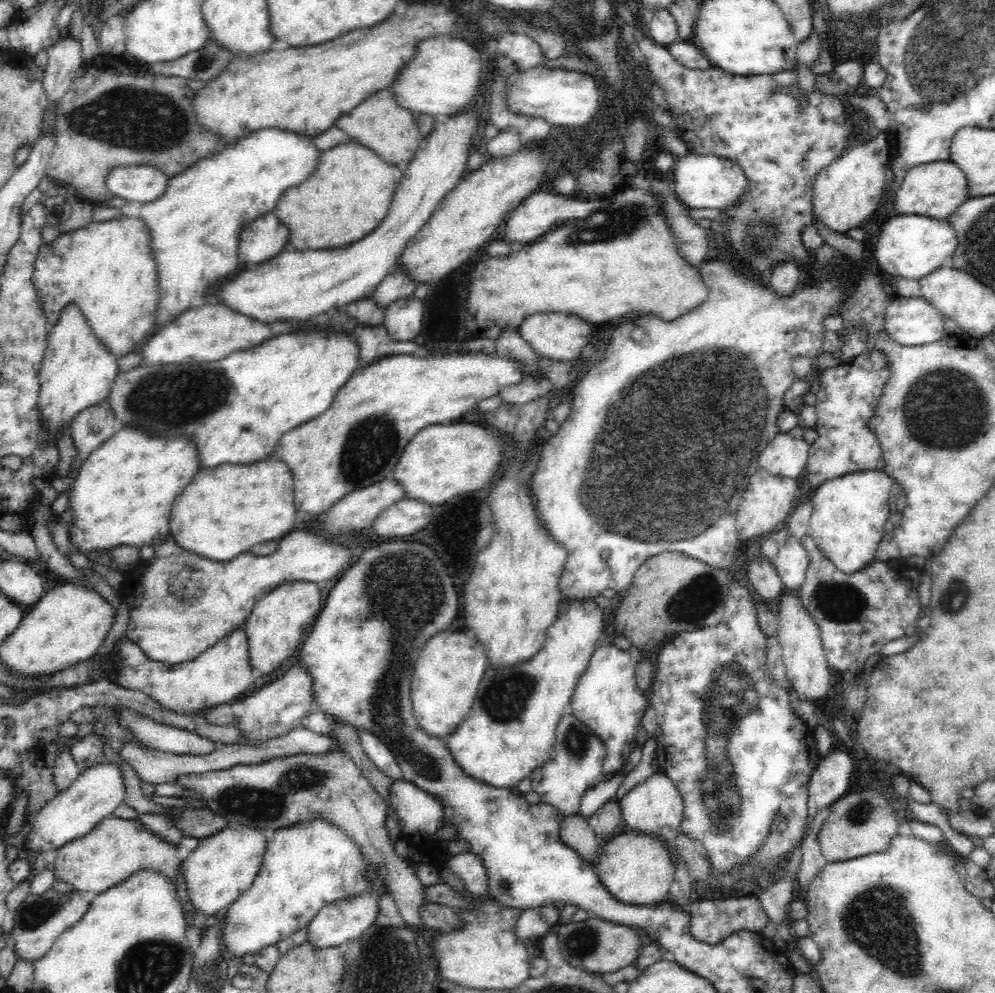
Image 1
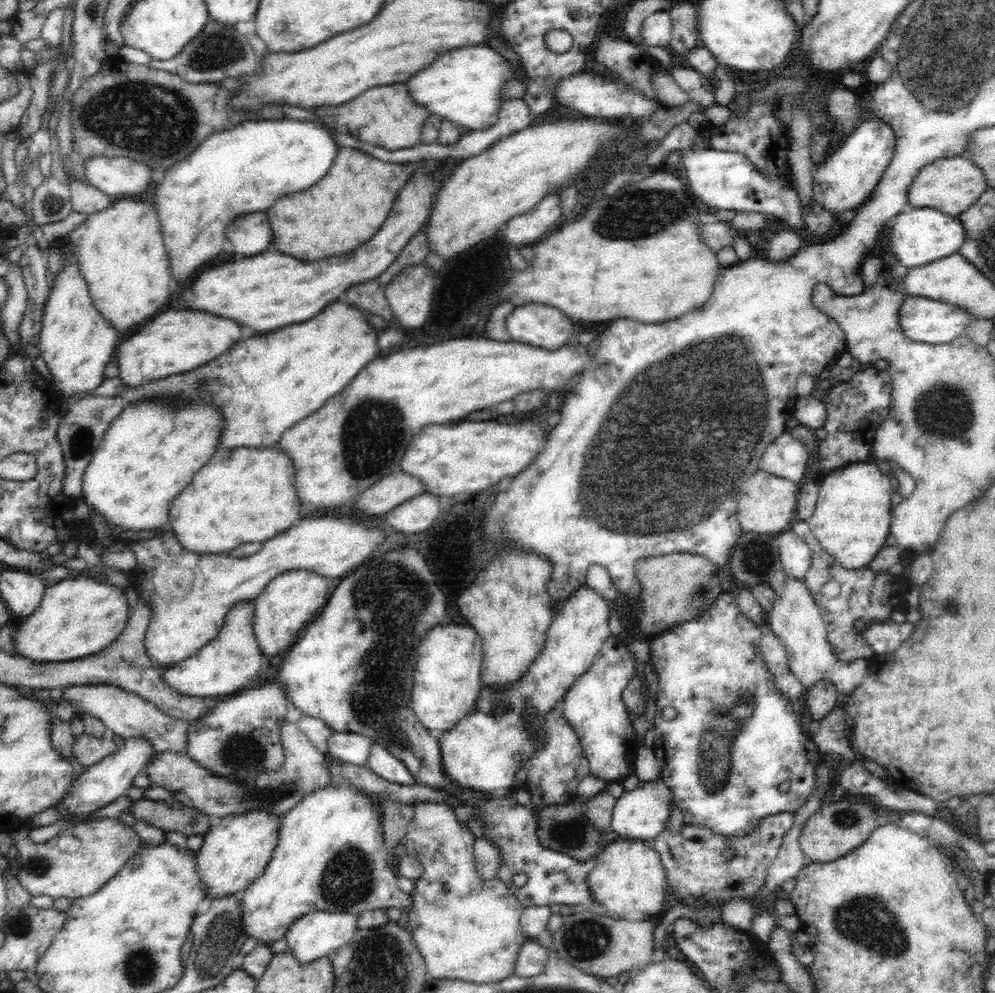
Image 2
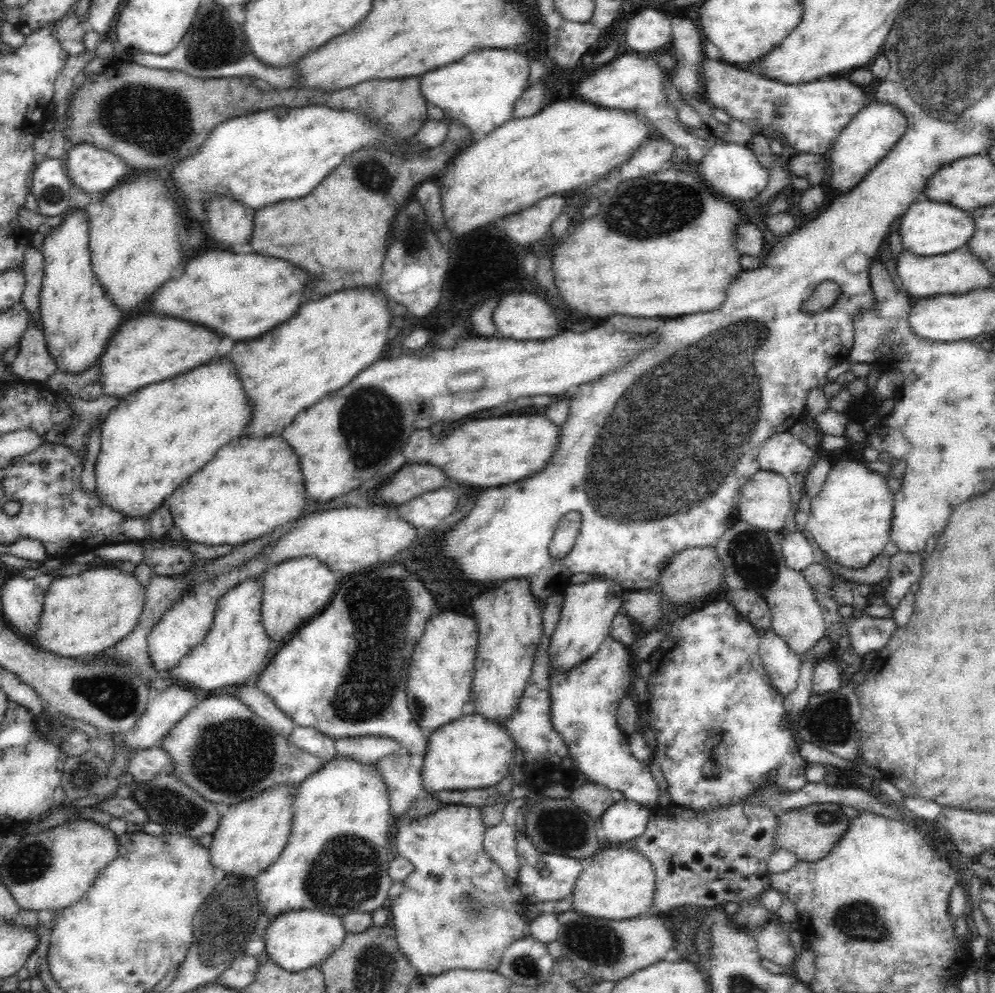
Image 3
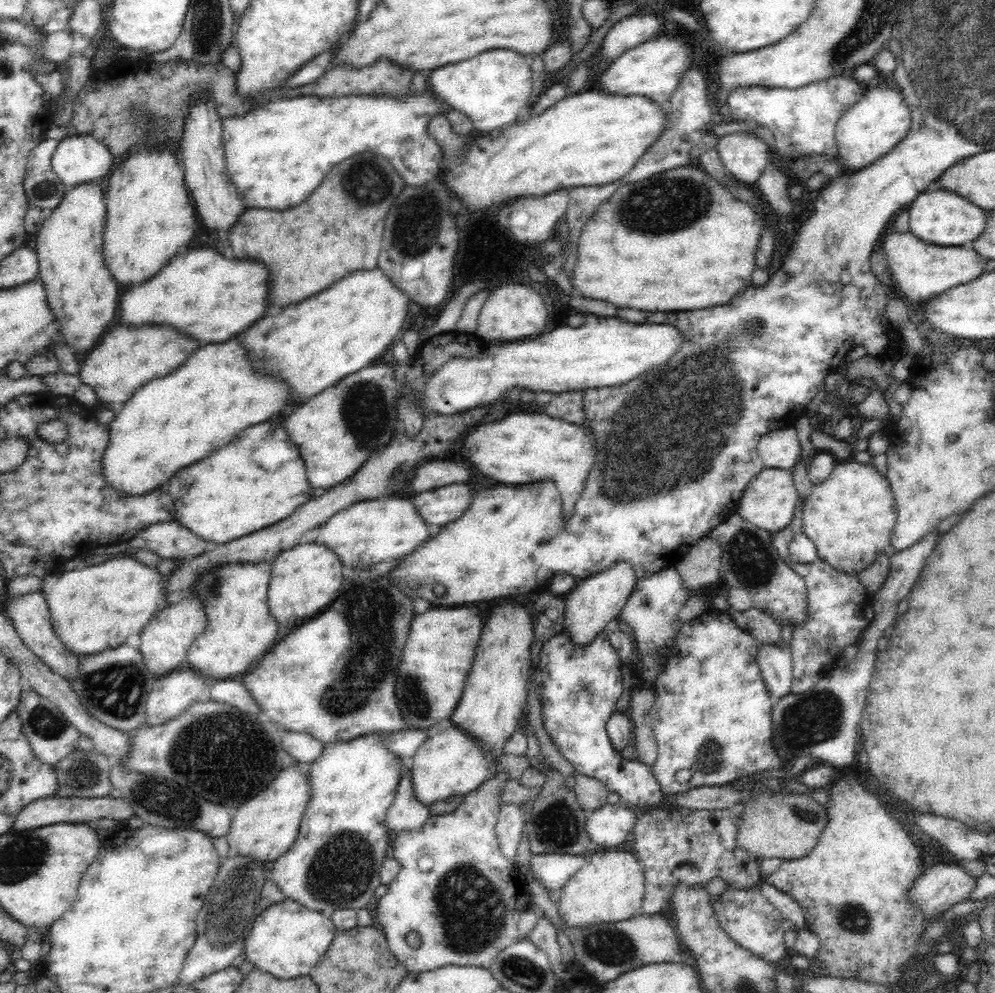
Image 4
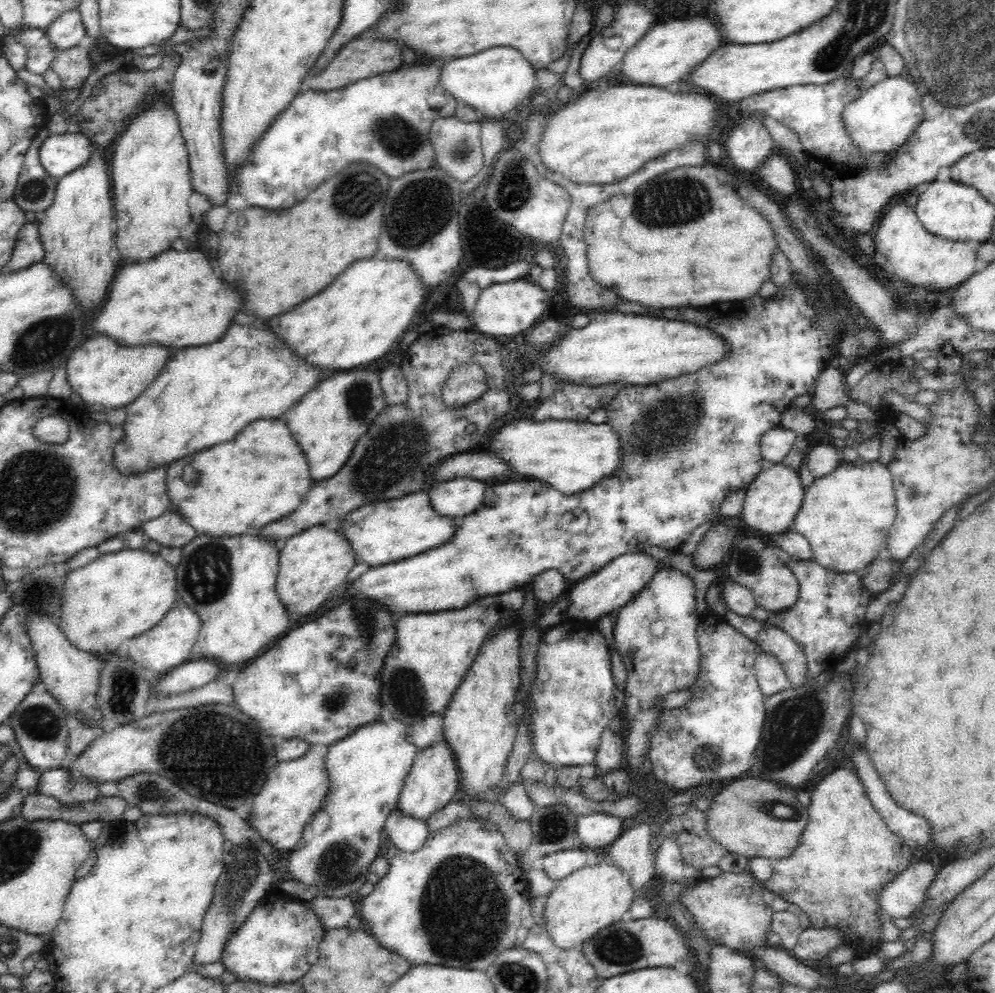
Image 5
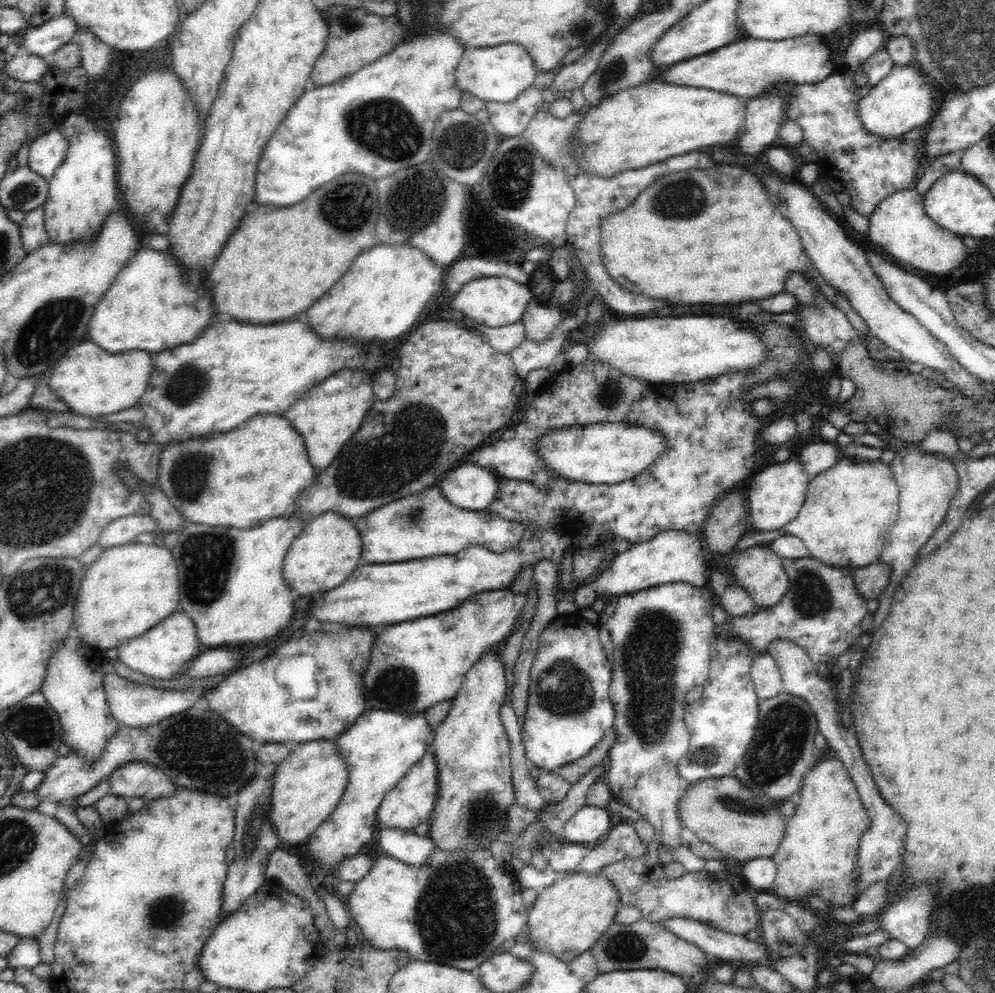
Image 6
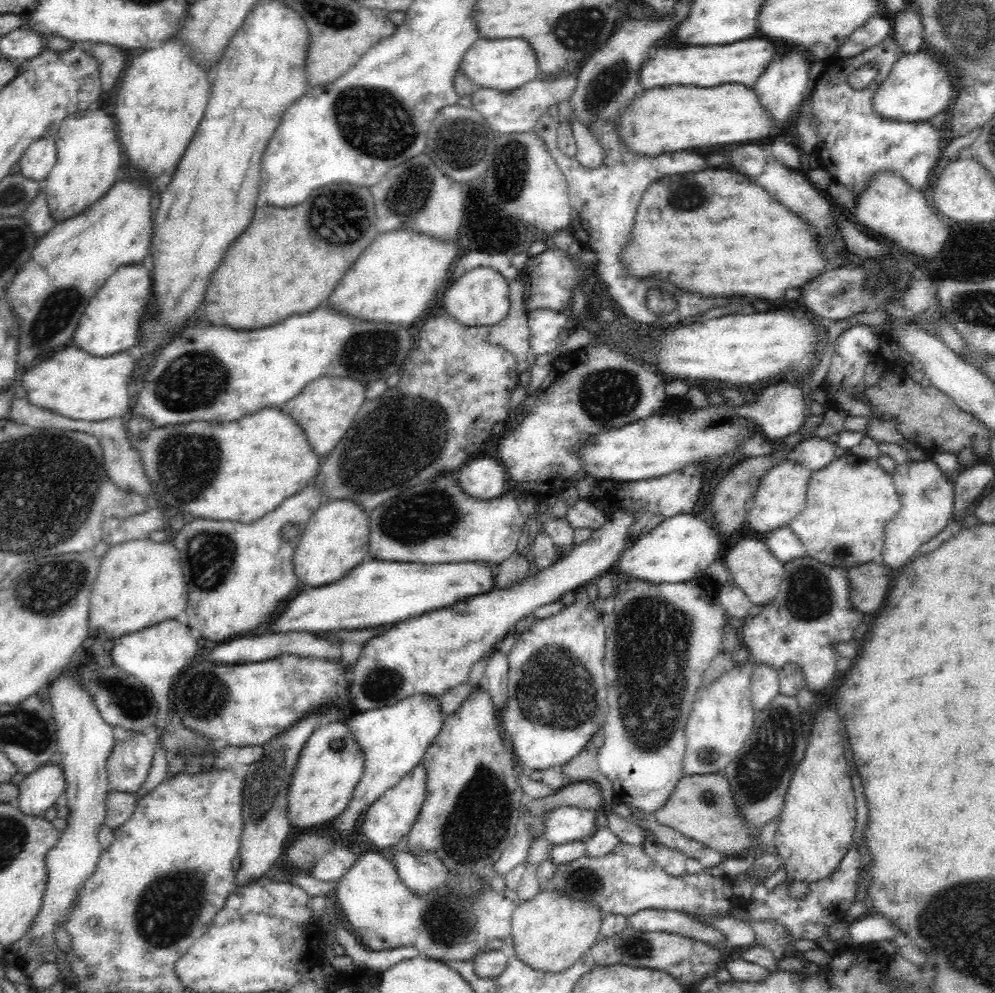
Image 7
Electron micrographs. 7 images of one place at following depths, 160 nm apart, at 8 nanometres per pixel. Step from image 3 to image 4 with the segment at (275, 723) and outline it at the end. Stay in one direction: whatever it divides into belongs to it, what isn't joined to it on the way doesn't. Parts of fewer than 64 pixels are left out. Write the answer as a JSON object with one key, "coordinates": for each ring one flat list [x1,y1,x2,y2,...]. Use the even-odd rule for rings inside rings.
{"coordinates":[[216,680,208,685,204,700,220,702,238,708,241,712,248,714,260,714,262,712,257,703,251,698,248,690,234,680]]}

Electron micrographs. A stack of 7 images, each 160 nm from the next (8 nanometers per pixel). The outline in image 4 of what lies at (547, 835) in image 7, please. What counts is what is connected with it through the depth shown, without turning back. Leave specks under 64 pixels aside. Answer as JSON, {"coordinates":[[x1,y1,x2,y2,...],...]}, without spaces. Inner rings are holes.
{"coordinates":[[607,803,587,813,584,827,598,848,614,848,631,838,636,816,635,812,621,803,614,806]]}

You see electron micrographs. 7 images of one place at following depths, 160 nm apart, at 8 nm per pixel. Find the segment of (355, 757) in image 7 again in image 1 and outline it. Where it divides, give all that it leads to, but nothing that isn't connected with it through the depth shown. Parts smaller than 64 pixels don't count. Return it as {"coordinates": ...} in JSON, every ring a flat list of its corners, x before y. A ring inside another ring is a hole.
{"coordinates":[[224,826,222,830,199,839,197,848,181,864,192,906,209,917,223,913,250,888,261,869,267,847,262,829,255,826]]}

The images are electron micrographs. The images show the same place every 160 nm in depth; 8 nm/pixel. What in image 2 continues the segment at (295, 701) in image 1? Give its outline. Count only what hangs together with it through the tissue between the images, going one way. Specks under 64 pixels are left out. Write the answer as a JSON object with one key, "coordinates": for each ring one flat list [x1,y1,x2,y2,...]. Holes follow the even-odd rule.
{"coordinates":[[273,682,264,688,246,690,238,696,219,698,210,713,189,722,185,754,216,777,238,783,256,778,260,773,277,771,281,769,286,753,278,728,290,704,287,691]]}

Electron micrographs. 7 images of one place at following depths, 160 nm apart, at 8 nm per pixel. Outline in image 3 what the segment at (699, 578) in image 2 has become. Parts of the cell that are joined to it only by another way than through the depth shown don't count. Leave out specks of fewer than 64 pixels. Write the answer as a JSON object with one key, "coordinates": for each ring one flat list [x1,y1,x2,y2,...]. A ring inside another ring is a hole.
{"coordinates":[[714,546,692,547,675,554,661,570,657,582,661,586,663,600,680,605,714,592,722,584,722,576,723,566]]}

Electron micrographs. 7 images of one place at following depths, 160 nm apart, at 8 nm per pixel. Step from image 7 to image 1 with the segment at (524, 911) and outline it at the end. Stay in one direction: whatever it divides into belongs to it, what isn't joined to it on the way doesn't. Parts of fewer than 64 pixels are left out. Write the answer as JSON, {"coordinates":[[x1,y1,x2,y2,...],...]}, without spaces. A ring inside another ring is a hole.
{"coordinates":[[634,831,616,835,602,844,596,861,598,878,620,903,648,906,667,901,674,880,675,861,662,839]]}

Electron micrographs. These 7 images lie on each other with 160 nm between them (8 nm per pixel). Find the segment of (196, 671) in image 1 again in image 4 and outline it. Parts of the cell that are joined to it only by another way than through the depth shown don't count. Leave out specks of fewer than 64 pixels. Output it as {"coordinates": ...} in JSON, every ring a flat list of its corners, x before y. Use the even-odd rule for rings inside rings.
{"coordinates":[[267,561,222,562,214,568,198,574,198,578,192,582,188,593,193,592,198,599,202,599,202,608,207,616,207,627,188,649,185,660,187,668,198,671,208,680,230,678,230,674,236,676,236,674,242,674,248,668,256,666,264,658,264,654,270,652,270,648,276,642,276,634,278,634,278,621,273,614,270,614,268,606,267,592,270,577,271,563]]}

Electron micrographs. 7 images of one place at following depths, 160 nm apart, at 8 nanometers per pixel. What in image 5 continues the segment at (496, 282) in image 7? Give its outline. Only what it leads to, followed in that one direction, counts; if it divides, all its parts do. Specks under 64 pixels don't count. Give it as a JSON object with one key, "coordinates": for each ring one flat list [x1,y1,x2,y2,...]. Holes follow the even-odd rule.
{"coordinates":[[515,279,509,282,492,283,480,290,472,310,472,329,491,337,515,336,522,334,535,324,537,319,546,315,549,292,534,282]]}

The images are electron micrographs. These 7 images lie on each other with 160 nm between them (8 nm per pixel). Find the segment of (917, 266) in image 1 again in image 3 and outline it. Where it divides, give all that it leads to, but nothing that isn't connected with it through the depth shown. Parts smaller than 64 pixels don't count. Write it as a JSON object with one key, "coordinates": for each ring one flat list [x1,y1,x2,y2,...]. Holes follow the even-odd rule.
{"coordinates":[[921,197,902,214,899,231,903,248,916,255,935,256,953,252,959,246,966,245,976,231,976,223,971,212,950,203]]}

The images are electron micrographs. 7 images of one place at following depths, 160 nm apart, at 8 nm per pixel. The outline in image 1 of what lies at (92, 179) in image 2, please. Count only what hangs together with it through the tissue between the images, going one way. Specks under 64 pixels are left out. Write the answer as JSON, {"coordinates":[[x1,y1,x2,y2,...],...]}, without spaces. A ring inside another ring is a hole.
{"coordinates":[[134,164,116,166,106,174,107,191,129,202,142,204,162,197,166,191,166,176,161,170,150,165]]}

